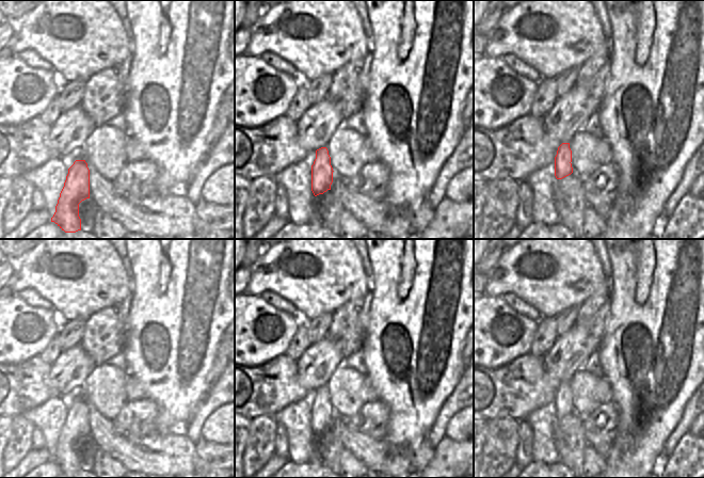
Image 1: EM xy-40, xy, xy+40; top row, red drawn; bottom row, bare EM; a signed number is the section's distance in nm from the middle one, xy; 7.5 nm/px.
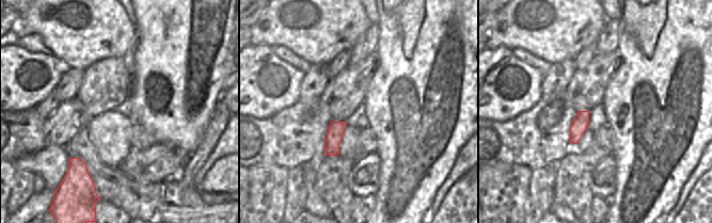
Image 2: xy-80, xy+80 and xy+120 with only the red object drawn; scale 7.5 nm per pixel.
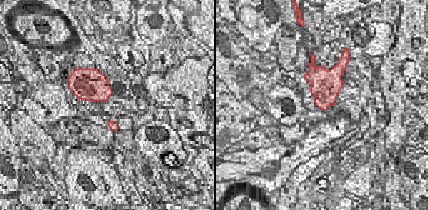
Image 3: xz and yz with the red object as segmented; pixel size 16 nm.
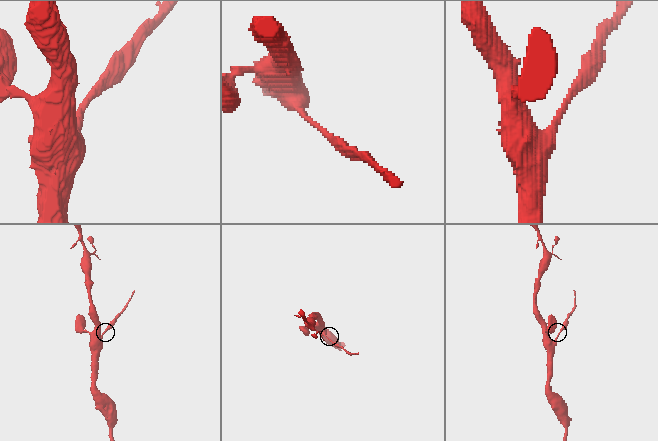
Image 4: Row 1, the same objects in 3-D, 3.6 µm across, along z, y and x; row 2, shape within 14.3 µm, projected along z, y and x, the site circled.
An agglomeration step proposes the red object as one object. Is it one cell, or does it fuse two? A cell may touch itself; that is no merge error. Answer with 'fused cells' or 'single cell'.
fused cells

